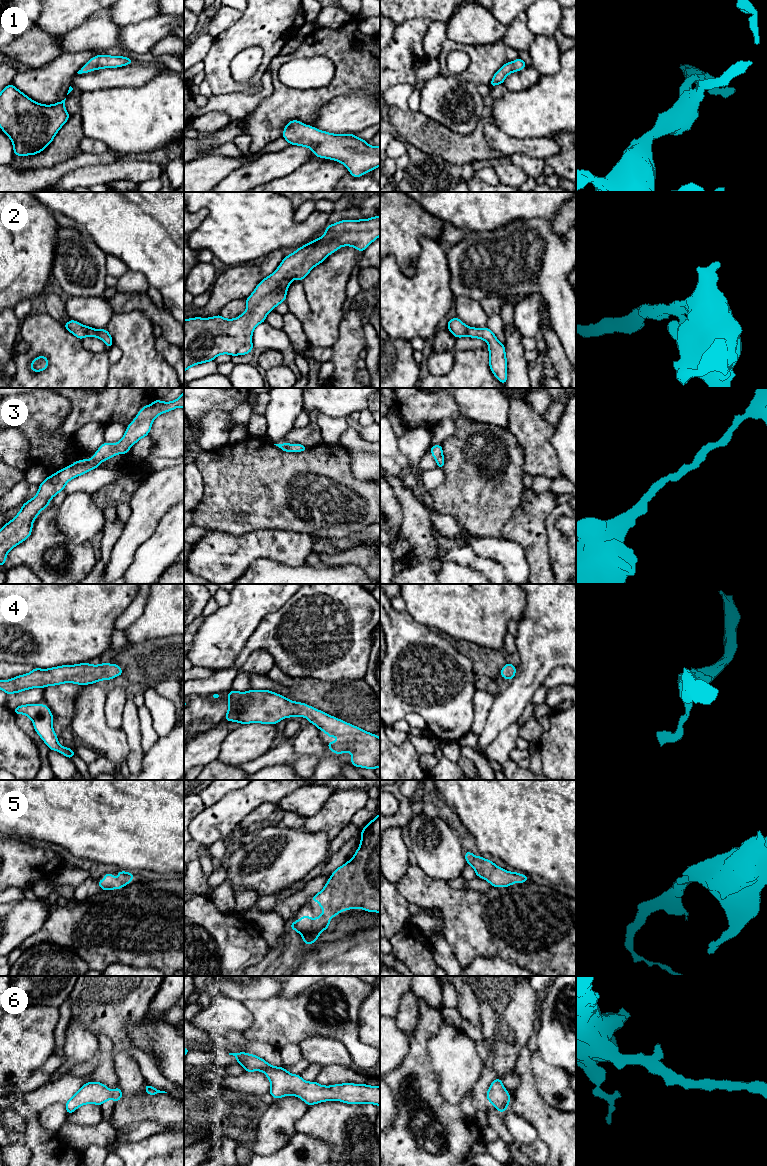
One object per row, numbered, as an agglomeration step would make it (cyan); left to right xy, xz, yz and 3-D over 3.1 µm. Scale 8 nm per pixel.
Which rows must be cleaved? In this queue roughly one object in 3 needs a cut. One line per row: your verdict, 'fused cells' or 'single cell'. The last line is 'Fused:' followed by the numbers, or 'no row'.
1: single cell
2: single cell
3: single cell
4: single cell
5: single cell
6: single cell
Fused: no row

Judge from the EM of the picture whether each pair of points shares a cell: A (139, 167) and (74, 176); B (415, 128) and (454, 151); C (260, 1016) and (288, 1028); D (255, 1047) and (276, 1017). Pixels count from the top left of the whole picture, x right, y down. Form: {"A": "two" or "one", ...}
{"A": "one", "B": "one", "C": "one", "D": "two"}

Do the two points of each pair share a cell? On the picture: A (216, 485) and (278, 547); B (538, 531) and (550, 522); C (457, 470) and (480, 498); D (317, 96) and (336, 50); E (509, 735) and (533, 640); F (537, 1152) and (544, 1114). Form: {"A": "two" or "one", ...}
{"A": "two", "B": "two", "C": "one", "D": "one", "E": "two", "F": "two"}

